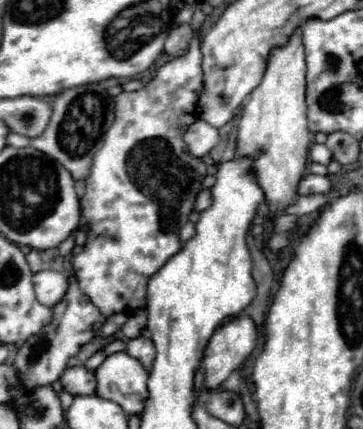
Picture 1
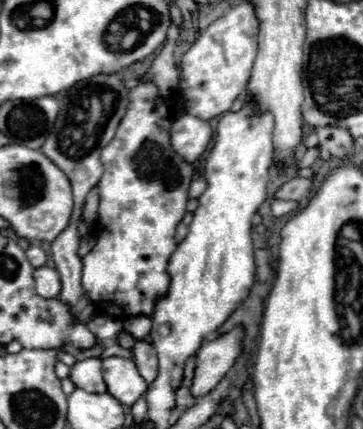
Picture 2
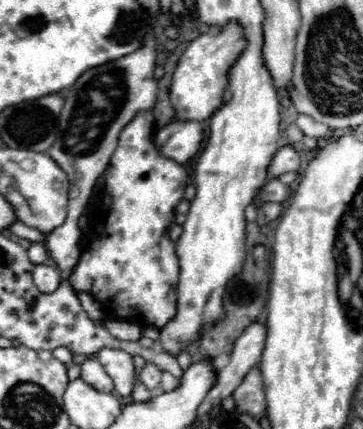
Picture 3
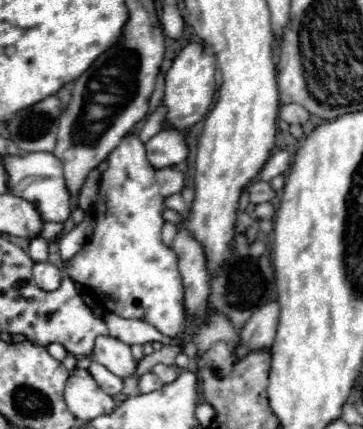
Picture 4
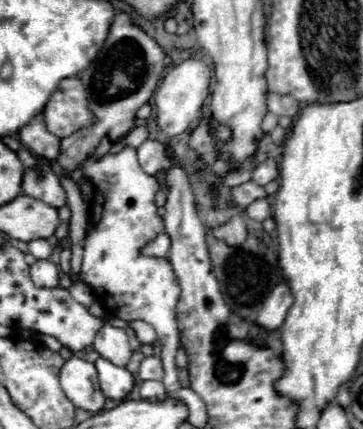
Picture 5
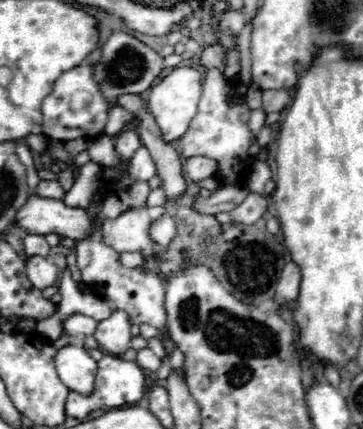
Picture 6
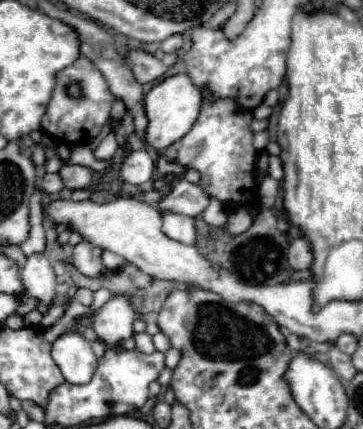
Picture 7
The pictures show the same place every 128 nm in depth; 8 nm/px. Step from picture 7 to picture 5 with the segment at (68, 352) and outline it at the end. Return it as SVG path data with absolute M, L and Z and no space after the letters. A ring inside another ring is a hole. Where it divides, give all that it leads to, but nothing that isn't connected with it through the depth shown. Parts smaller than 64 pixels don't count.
M72 356L60 370L60 386L66 392L74 408L100 412L106 404L106 396L98 386L98 376L94 364Z

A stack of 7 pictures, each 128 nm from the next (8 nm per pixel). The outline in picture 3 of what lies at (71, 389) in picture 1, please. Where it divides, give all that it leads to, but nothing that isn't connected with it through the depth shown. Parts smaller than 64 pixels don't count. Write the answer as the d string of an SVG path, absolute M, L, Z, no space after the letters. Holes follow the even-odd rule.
M88 358L82 362L82 372L80 372L80 378L90 384L92 388L96 388L98 392L112 392L114 390L114 384L110 380L110 376L104 372L102 364L96 360L96 358Z

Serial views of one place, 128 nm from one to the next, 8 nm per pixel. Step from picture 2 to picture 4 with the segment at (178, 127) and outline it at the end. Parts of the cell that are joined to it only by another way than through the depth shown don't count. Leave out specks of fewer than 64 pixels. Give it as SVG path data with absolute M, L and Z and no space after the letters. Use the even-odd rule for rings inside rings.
M164 128L152 140L146 142L146 150L148 150L148 160L154 168L176 166L184 162L188 156L186 132L180 132L176 128Z

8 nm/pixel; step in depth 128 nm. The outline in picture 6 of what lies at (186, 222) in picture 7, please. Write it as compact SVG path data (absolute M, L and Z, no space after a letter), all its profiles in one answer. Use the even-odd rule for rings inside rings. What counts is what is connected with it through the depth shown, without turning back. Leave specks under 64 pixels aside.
M160 216L150 224L150 236L159 245L168 245L176 235L177 226L172 216Z

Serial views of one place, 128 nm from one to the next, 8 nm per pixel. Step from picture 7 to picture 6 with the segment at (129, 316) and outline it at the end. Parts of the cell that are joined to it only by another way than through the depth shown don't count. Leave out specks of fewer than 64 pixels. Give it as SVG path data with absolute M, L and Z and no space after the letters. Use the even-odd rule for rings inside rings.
M112 312L110 318L98 322L98 328L94 332L94 338L98 346L114 356L122 356L130 348L130 320L126 312Z

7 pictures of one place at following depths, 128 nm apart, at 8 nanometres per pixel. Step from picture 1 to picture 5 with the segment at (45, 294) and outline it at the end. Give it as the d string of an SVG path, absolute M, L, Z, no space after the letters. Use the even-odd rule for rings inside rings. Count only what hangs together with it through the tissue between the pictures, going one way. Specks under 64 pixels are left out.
M36 260L32 266L30 266L30 272L32 272L32 282L36 286L42 286L42 288L56 288L58 286L58 266L50 260Z

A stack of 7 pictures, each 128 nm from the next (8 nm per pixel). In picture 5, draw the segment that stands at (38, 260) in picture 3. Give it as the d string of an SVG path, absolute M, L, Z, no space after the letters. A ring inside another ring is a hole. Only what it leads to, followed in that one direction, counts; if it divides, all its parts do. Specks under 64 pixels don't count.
M32 240L28 242L28 248L34 258L50 258L52 254L52 246L48 244L48 240Z

